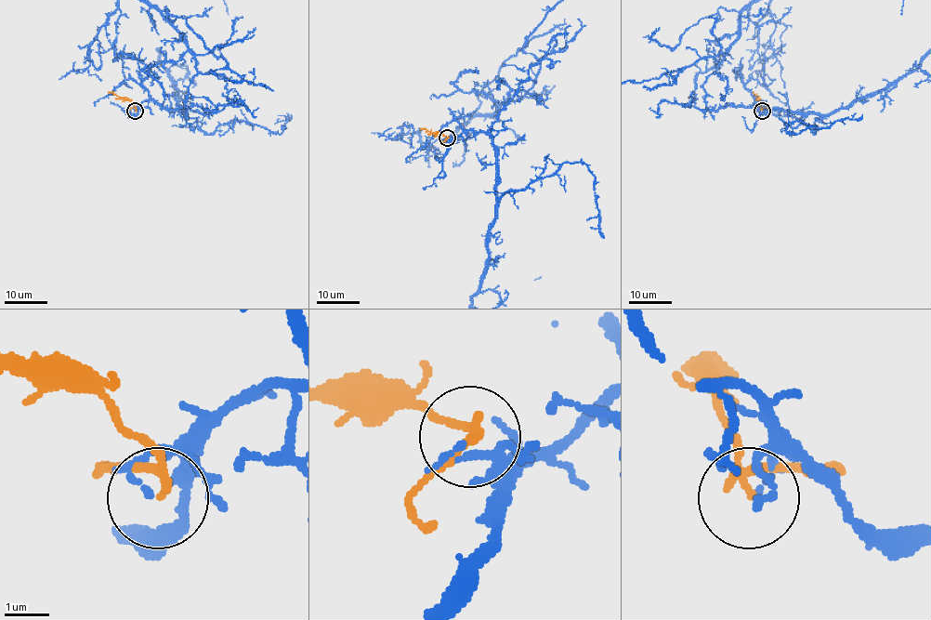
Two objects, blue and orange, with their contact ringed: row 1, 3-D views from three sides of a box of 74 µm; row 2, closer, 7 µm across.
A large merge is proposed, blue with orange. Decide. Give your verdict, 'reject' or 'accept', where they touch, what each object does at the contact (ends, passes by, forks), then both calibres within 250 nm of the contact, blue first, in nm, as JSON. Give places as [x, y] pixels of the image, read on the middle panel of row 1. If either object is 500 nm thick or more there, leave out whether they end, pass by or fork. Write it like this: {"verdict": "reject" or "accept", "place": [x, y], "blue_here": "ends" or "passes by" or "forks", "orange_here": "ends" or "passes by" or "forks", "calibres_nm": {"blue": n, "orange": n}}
{"verdict": "reject", "place": [447, 138], "blue_here": "ends", "orange_here": "passes by", "calibres_nm": {"blue": 100, "orange": 140}}

